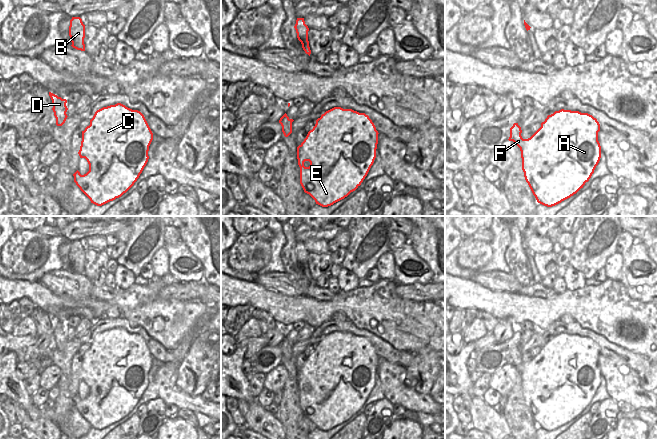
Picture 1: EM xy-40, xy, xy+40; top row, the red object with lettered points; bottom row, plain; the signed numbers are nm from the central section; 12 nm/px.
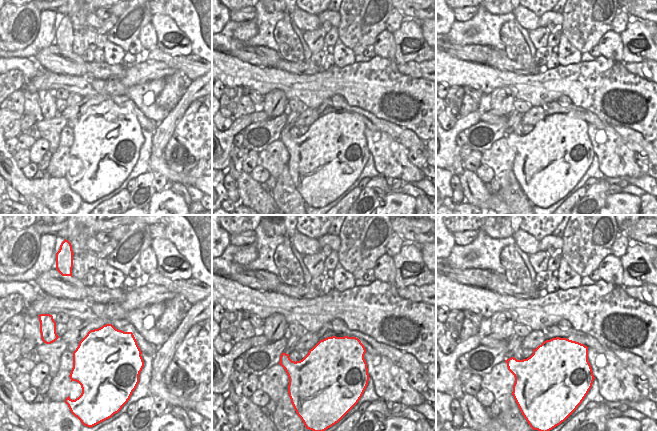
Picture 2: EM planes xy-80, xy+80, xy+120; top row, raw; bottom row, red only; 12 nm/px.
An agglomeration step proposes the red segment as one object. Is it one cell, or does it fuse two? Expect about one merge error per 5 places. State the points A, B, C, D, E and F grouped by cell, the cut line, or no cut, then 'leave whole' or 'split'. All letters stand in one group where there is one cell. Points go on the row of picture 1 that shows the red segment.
groups A B C D E F; cut none; leave whole

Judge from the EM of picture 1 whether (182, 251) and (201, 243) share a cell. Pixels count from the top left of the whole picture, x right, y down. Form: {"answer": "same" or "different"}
{"answer": "different"}

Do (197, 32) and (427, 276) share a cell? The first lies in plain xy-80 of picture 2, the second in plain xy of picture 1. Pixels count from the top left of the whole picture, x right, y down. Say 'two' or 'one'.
two

